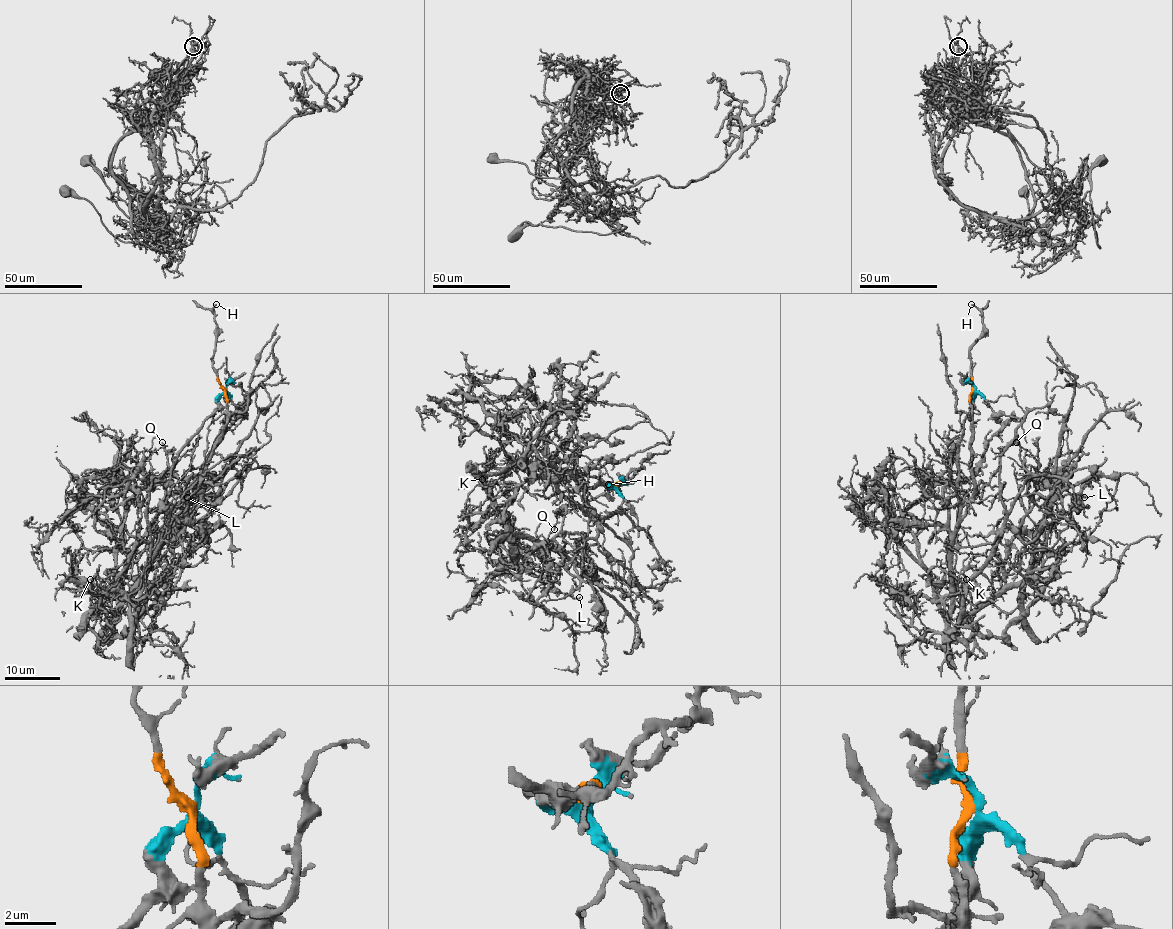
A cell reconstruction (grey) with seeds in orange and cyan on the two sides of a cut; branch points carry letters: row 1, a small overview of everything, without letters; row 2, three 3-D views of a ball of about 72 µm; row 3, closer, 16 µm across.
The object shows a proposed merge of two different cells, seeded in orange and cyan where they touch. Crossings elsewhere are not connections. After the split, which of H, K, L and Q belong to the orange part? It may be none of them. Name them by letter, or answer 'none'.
H, Q

